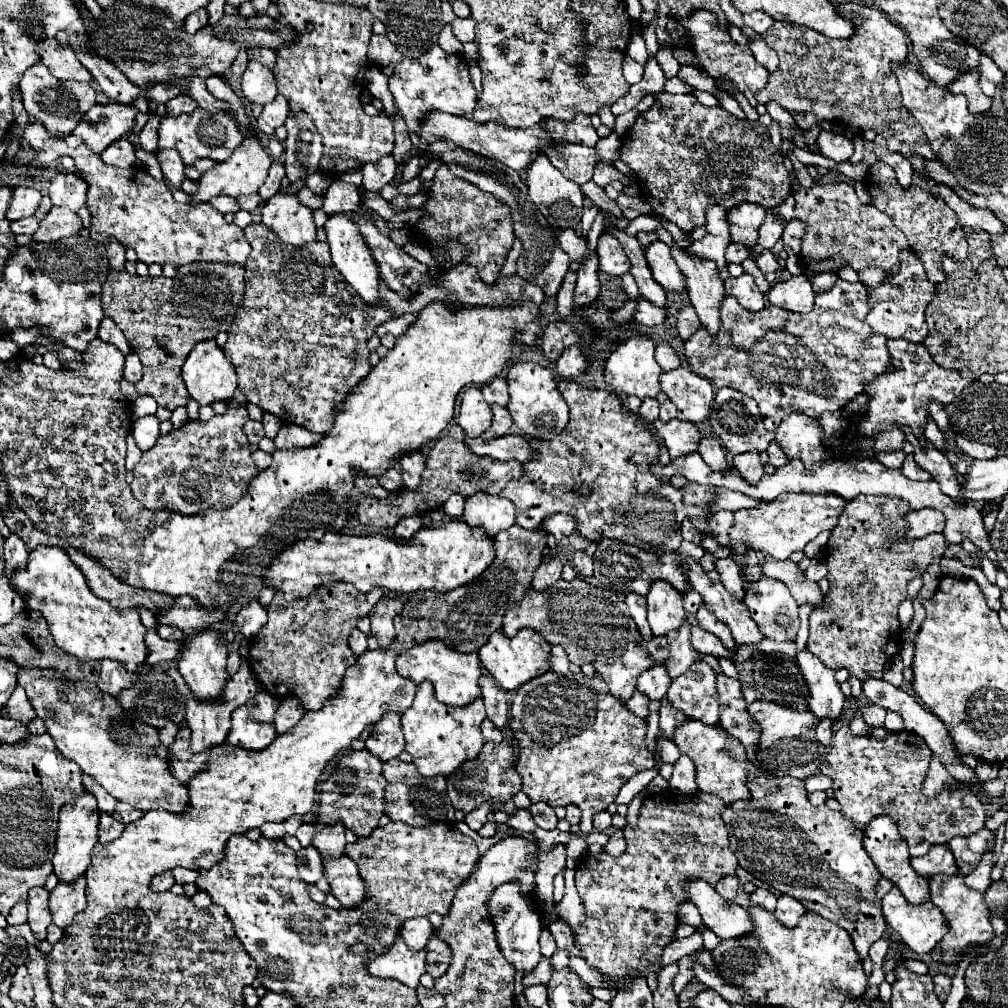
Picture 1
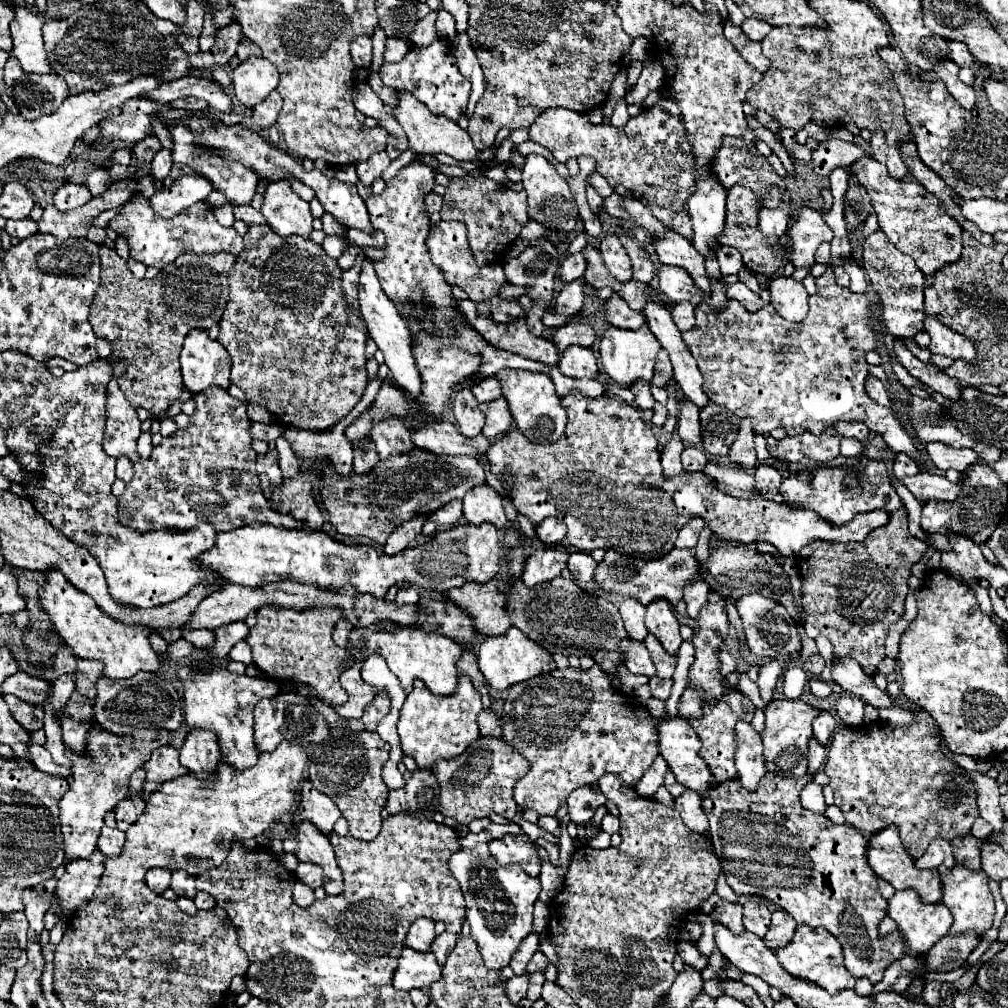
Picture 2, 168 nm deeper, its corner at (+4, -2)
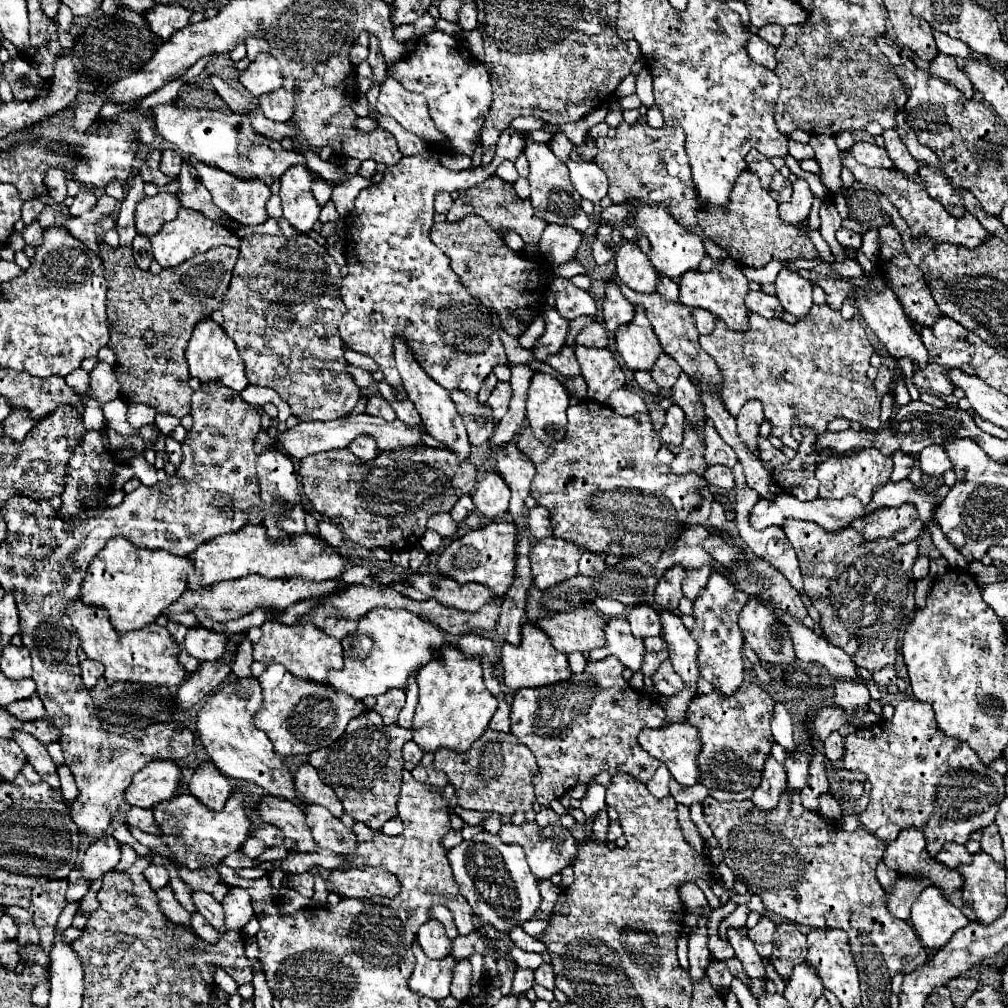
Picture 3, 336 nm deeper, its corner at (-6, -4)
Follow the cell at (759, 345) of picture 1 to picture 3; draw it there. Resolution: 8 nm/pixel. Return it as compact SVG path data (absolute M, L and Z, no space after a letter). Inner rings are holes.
M813 305L805 321L797 321L793 325L785 323L783 319L765 319L757 313L749 313L749 329L747 331L731 331L725 327L721 319L717 319L715 329L709 335L699 337L701 347L715 359L721 371L721 397L725 407L733 417L739 415L741 407L749 399L757 399L763 403L765 419L771 421L771 433L783 441L783 445L795 449L799 443L791 435L793 419L799 421L799 427L811 427L817 435L827 431L827 425L837 419L845 417L849 421L859 421L865 431L877 431L879 421L879 397L875 395L873 381L867 377L869 357L875 353L871 341L865 335L863 323L855 315L851 321L841 317L841 311L831 309L825 305Z

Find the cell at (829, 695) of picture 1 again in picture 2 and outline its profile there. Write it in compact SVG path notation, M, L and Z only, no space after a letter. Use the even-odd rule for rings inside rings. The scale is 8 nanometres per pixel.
M821 711L819 717L813 721L813 737L819 739L819 743L827 745L833 737L833 731L835 731L833 715L829 715L827 711Z

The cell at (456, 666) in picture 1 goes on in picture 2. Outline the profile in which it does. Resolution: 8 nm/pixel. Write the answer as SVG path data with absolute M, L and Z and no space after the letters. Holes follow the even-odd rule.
M369 625L369 627L355 627L351 631L351 647L347 649L349 657L353 661L365 661L371 653L379 653L389 669L399 677L401 687L405 693L413 689L413 679L421 679L431 693L437 693L439 697L447 697L455 691L457 685L457 659L461 653L461 645L455 641L437 635L437 633L427 633L419 627L401 627L395 625L393 629L385 629L379 625Z

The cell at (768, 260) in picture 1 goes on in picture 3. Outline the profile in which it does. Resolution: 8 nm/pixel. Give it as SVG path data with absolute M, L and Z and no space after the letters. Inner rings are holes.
M743 171L737 177L737 183L733 187L729 211L721 215L721 211L705 211L701 209L697 213L699 225L705 231L705 235L715 241L719 247L723 247L735 261L739 261L745 267L765 267L769 261L777 259L815 259L815 247L811 239L803 239L797 231L797 227L785 227L777 219L777 201L761 187L759 179Z

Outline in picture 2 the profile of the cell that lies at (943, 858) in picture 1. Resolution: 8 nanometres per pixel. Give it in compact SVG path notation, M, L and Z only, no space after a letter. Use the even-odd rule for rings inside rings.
M935 839L931 841L931 845L927 847L927 853L915 861L917 869L933 869L933 867L953 867L955 859L953 859L953 845L945 839Z

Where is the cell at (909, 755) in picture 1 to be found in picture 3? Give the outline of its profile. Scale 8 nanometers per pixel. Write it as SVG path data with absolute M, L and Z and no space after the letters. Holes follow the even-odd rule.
M903 699L895 703L895 715L891 721L883 719L849 733L845 737L845 753L841 761L843 769L861 771L871 783L869 805L857 815L861 827L887 843L895 841L901 829L915 827L923 831L927 851L933 857L941 851L943 843L967 843L973 831L991 825L995 821L997 803L1001 803L1001 795L1005 795L1005 777L981 763L967 743L947 737L935 723L933 707L917 699Z

